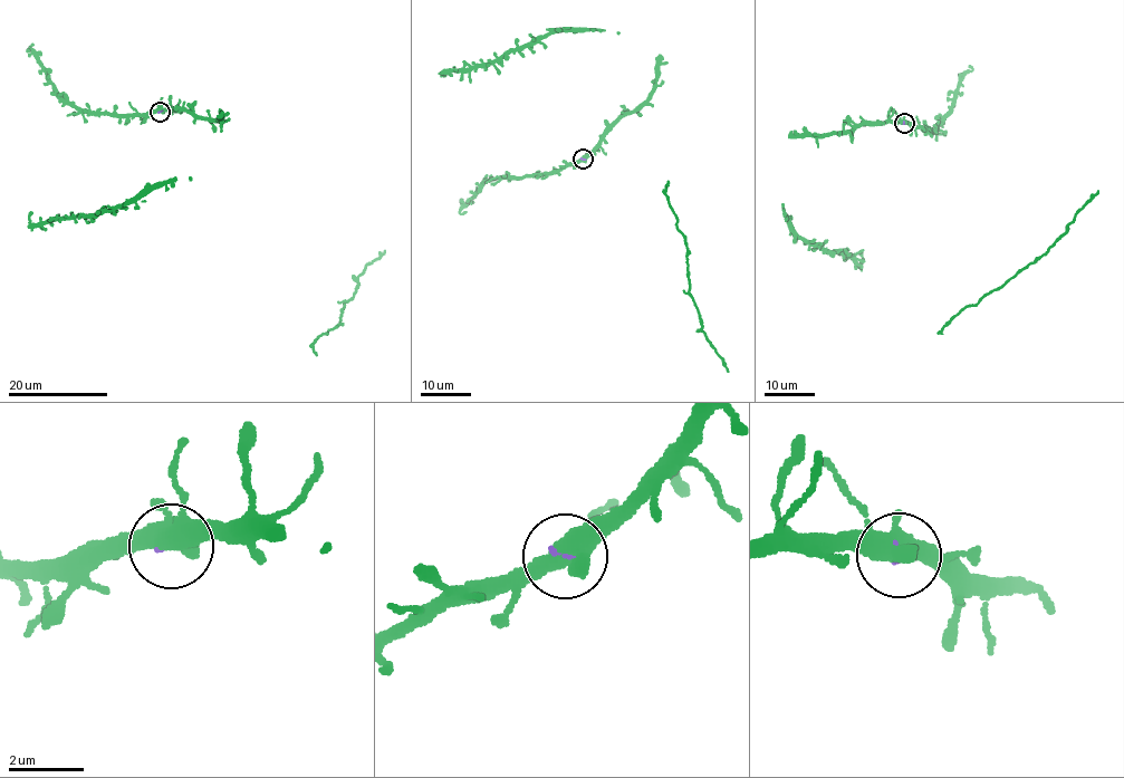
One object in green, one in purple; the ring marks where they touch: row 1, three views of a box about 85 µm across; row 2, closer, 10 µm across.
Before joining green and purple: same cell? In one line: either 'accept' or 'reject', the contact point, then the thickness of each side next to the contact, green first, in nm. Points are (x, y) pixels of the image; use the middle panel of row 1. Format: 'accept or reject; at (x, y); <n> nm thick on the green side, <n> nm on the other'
accept; at (583, 159); 480 nm thick on the green side, 70 nm on the other

